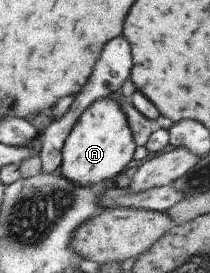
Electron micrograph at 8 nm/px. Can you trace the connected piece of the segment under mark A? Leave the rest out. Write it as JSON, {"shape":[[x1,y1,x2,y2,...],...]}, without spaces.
{"shape":[[101,98,74,125,63,148,60,173,84,188,111,184,118,174,134,164,136,147,124,106,116,98]]}

